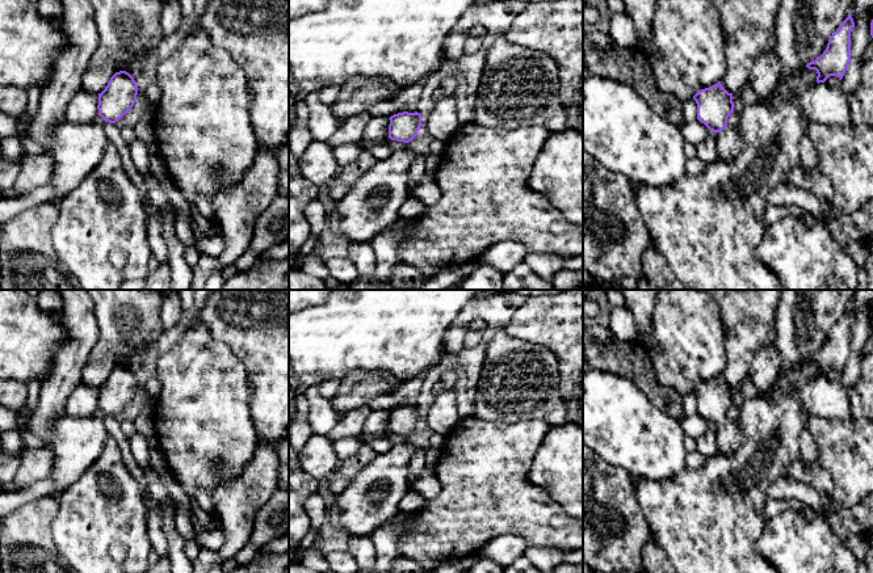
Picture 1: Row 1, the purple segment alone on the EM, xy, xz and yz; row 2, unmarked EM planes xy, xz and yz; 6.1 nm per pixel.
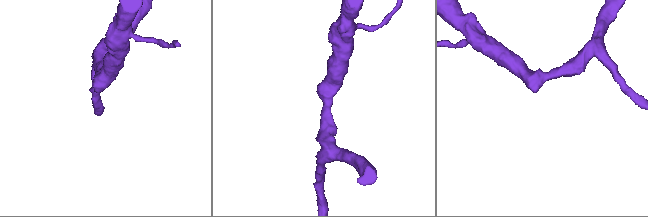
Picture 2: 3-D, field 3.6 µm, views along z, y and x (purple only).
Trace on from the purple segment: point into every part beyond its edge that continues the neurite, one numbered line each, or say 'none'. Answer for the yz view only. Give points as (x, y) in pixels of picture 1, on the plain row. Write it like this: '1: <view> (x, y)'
1: yz (729, 435)

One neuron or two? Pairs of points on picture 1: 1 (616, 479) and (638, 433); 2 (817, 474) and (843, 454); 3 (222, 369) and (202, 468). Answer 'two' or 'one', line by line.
1: two
2: two
3: one

